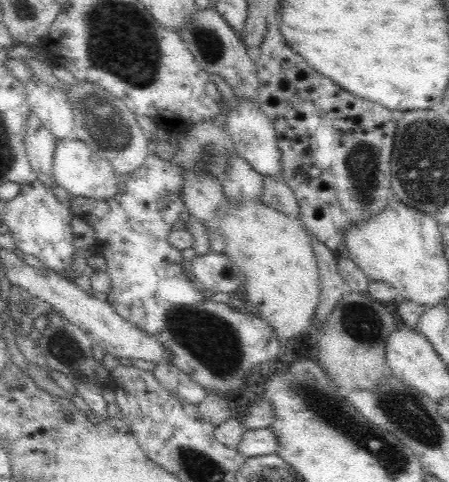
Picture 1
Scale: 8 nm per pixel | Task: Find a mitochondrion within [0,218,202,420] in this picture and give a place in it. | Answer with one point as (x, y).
(69, 351)

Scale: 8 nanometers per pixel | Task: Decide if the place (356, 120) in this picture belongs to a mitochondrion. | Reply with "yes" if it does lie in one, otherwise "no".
no

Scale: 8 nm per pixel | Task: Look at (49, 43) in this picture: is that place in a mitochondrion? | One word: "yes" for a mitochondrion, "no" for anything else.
no

